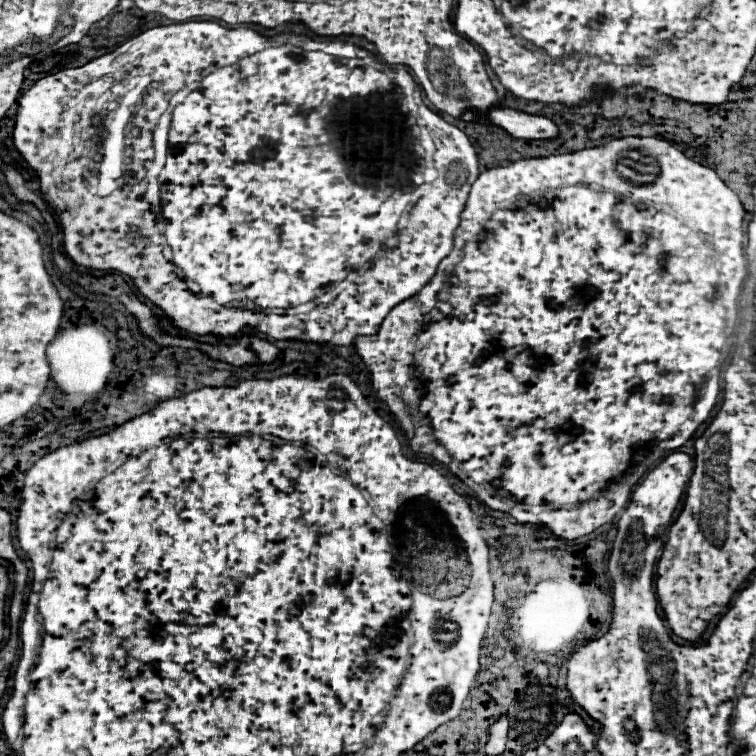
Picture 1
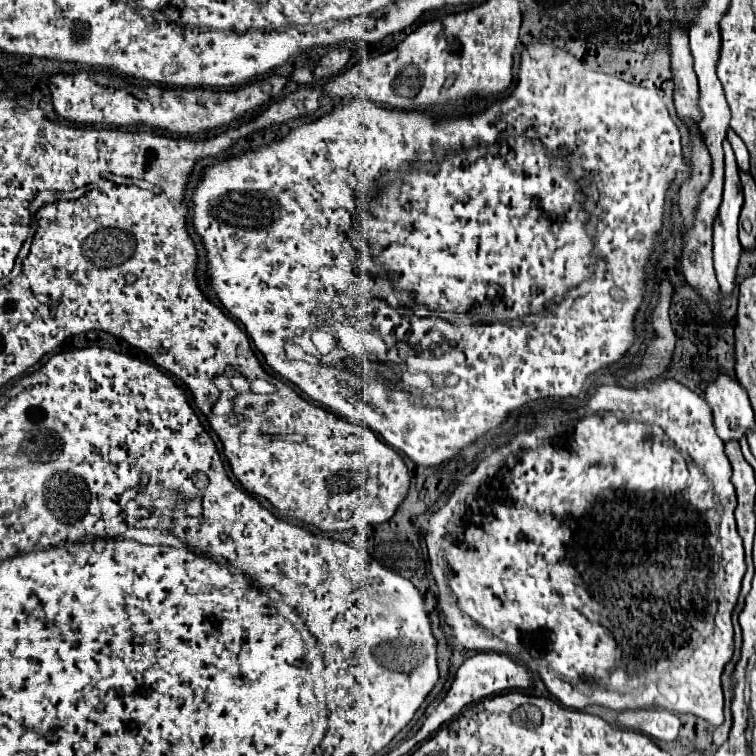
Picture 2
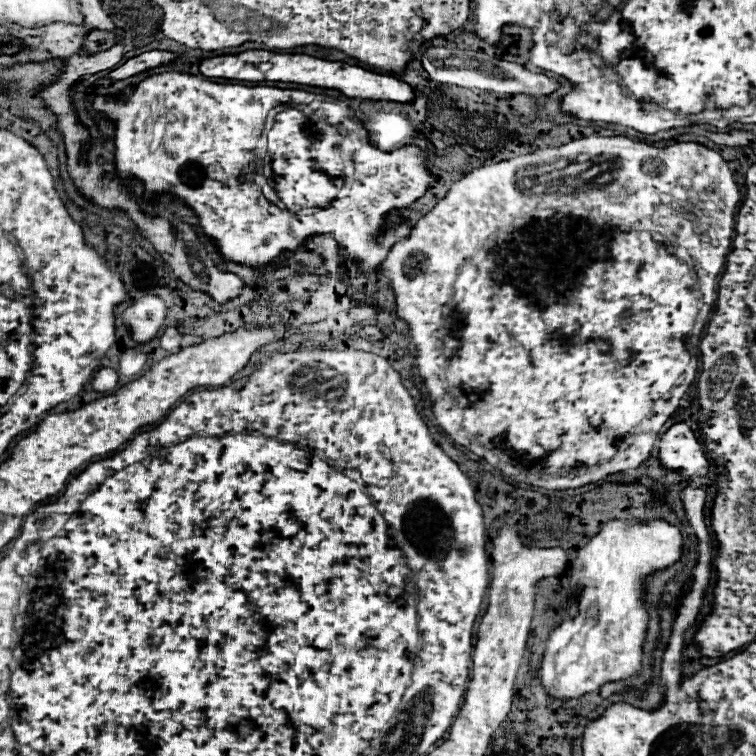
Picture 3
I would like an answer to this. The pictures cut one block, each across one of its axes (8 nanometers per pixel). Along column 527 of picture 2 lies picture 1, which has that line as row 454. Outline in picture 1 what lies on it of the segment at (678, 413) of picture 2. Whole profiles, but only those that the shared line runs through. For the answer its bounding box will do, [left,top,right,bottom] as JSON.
[354,136,748,540]

